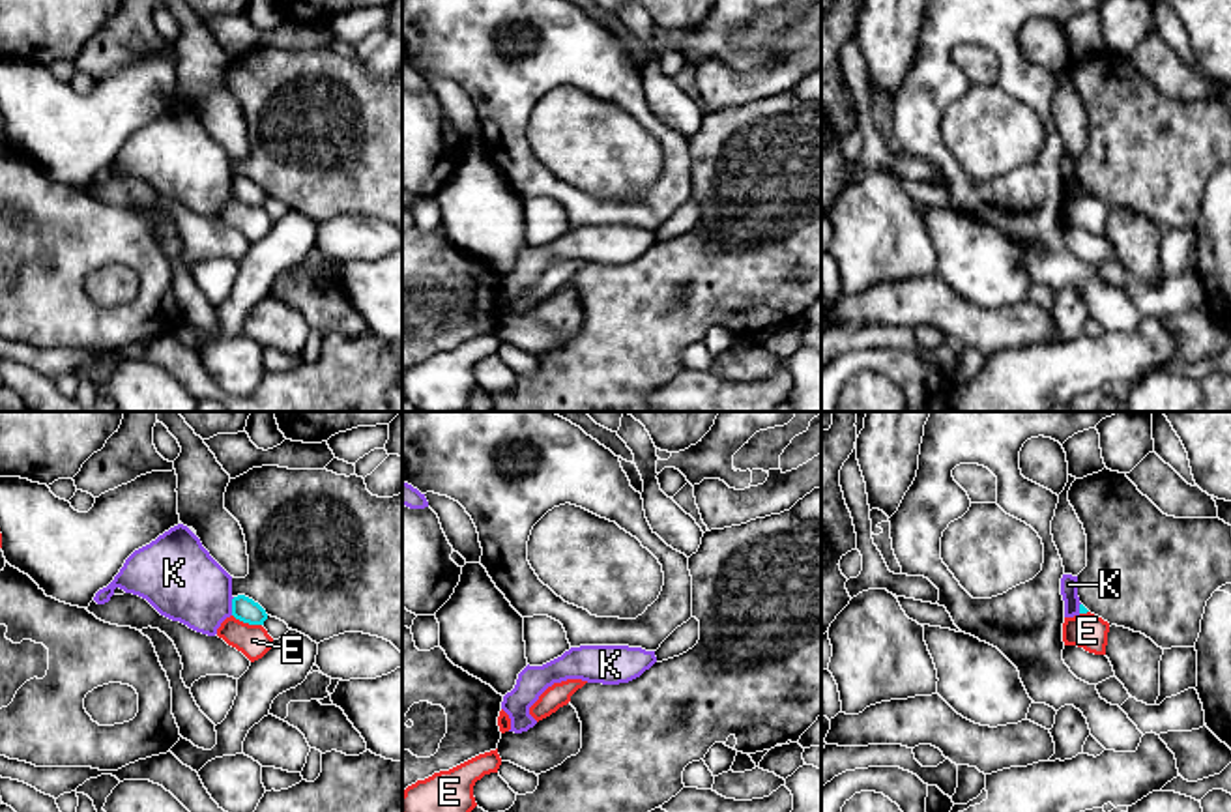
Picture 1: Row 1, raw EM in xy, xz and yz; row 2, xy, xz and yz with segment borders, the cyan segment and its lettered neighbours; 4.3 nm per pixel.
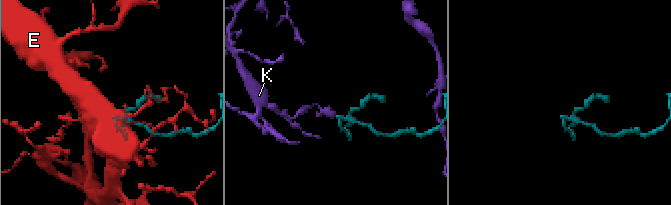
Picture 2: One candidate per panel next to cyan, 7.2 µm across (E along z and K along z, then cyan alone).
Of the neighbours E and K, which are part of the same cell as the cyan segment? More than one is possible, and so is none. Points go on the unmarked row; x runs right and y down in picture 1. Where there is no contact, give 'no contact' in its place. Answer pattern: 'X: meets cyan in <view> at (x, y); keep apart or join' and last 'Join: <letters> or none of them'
E: meets cyan in xy at (247, 202); keep apart
K: meets cyan in xy at (232, 188); keep apart
Join: none of them

